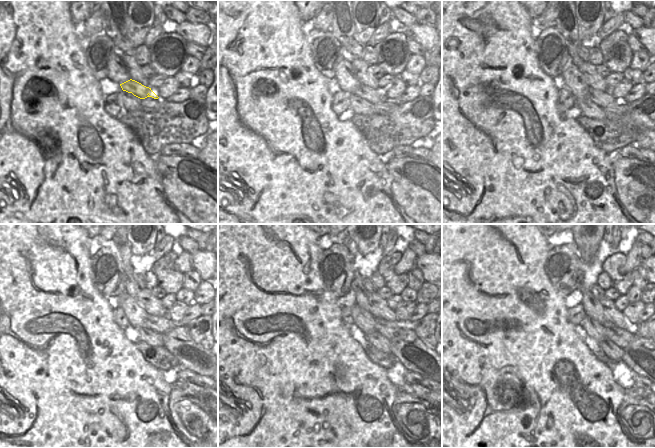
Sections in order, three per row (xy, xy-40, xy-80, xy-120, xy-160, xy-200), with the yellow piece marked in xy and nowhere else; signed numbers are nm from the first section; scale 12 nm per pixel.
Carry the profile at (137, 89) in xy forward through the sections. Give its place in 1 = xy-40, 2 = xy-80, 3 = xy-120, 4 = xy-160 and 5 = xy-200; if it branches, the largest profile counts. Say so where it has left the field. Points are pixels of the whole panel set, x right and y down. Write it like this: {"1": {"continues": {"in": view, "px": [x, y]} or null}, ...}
{"1": {"continues": {"in": "xy-40", "px": [365, 92]}}, "2": {"continues": {"in": "xy-80", "px": [592, 96]}}, "3": {"continues": {"in": "xy-120", "px": [157, 328]}}, "4": {"continues": {"in": "xy-160", "px": [389, 331]}}, "5": {"continues": {"in": "xy-200", "px": [612, 335]}}}

